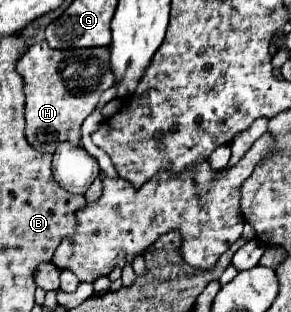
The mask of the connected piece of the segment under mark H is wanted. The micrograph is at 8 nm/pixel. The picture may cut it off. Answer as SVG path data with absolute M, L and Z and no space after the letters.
M43 42L33 44L17 62L17 72L25 80L25 136L39 152L55 152L59 142L79 144L81 124L97 108L101 94L115 84L109 64L109 48L53 50Z

